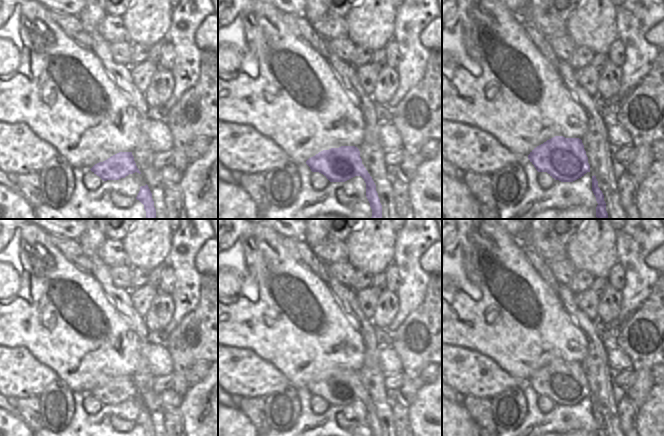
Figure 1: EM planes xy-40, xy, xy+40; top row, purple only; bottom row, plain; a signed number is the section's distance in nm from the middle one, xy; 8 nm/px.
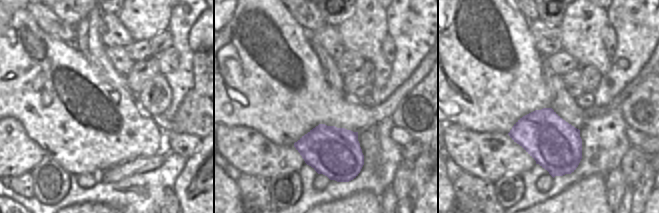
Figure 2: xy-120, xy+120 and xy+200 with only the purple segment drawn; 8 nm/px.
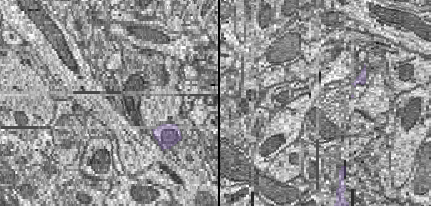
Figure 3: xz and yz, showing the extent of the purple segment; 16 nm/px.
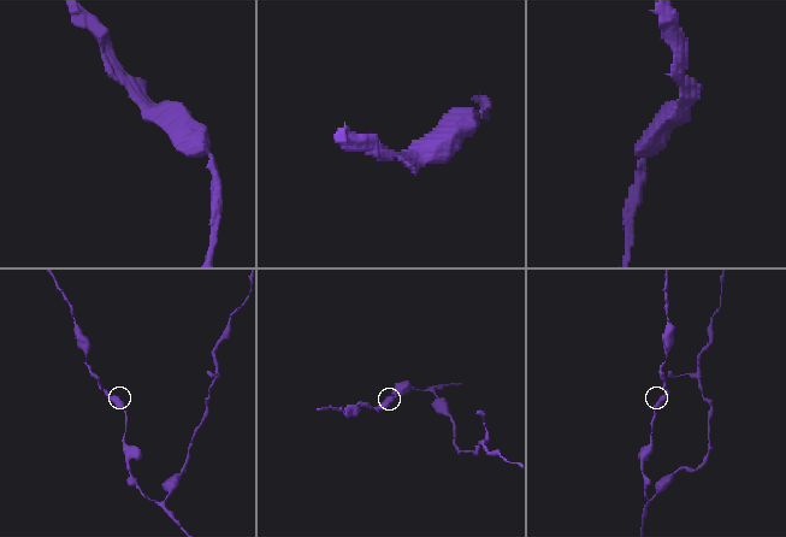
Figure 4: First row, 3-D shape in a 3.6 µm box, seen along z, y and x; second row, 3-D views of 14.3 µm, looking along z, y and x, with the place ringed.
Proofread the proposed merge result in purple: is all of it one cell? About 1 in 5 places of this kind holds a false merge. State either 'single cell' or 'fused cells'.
single cell

